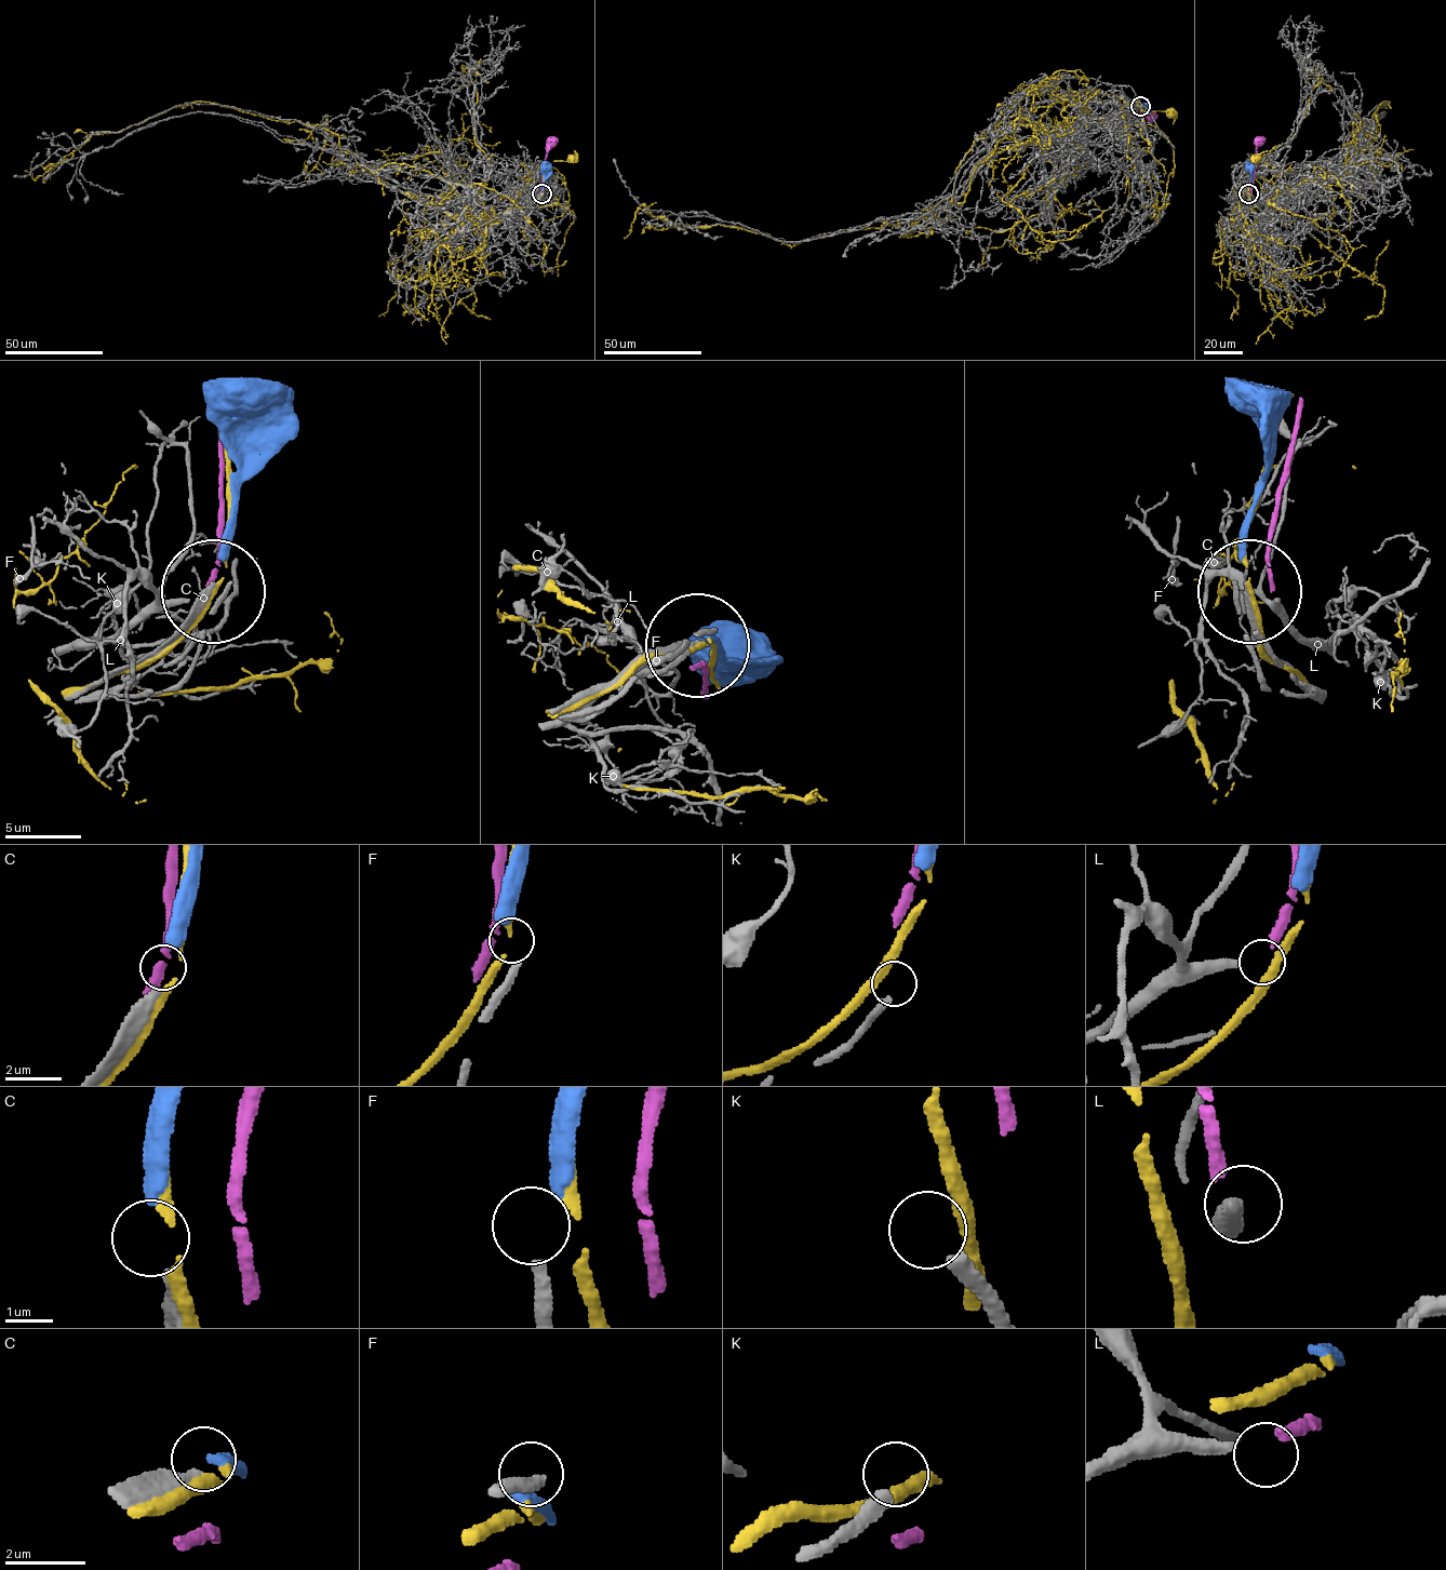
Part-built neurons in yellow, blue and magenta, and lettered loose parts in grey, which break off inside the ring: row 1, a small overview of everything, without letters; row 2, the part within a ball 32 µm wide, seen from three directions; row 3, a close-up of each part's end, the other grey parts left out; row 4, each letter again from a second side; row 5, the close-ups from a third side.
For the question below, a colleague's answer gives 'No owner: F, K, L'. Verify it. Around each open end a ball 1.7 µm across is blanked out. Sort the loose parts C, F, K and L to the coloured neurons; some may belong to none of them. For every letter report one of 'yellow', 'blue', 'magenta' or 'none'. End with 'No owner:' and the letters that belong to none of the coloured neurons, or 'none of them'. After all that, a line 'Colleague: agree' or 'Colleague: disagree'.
C: blue
F: none
K: none
L: none
No owner: F, K, L
Colleague: agree

